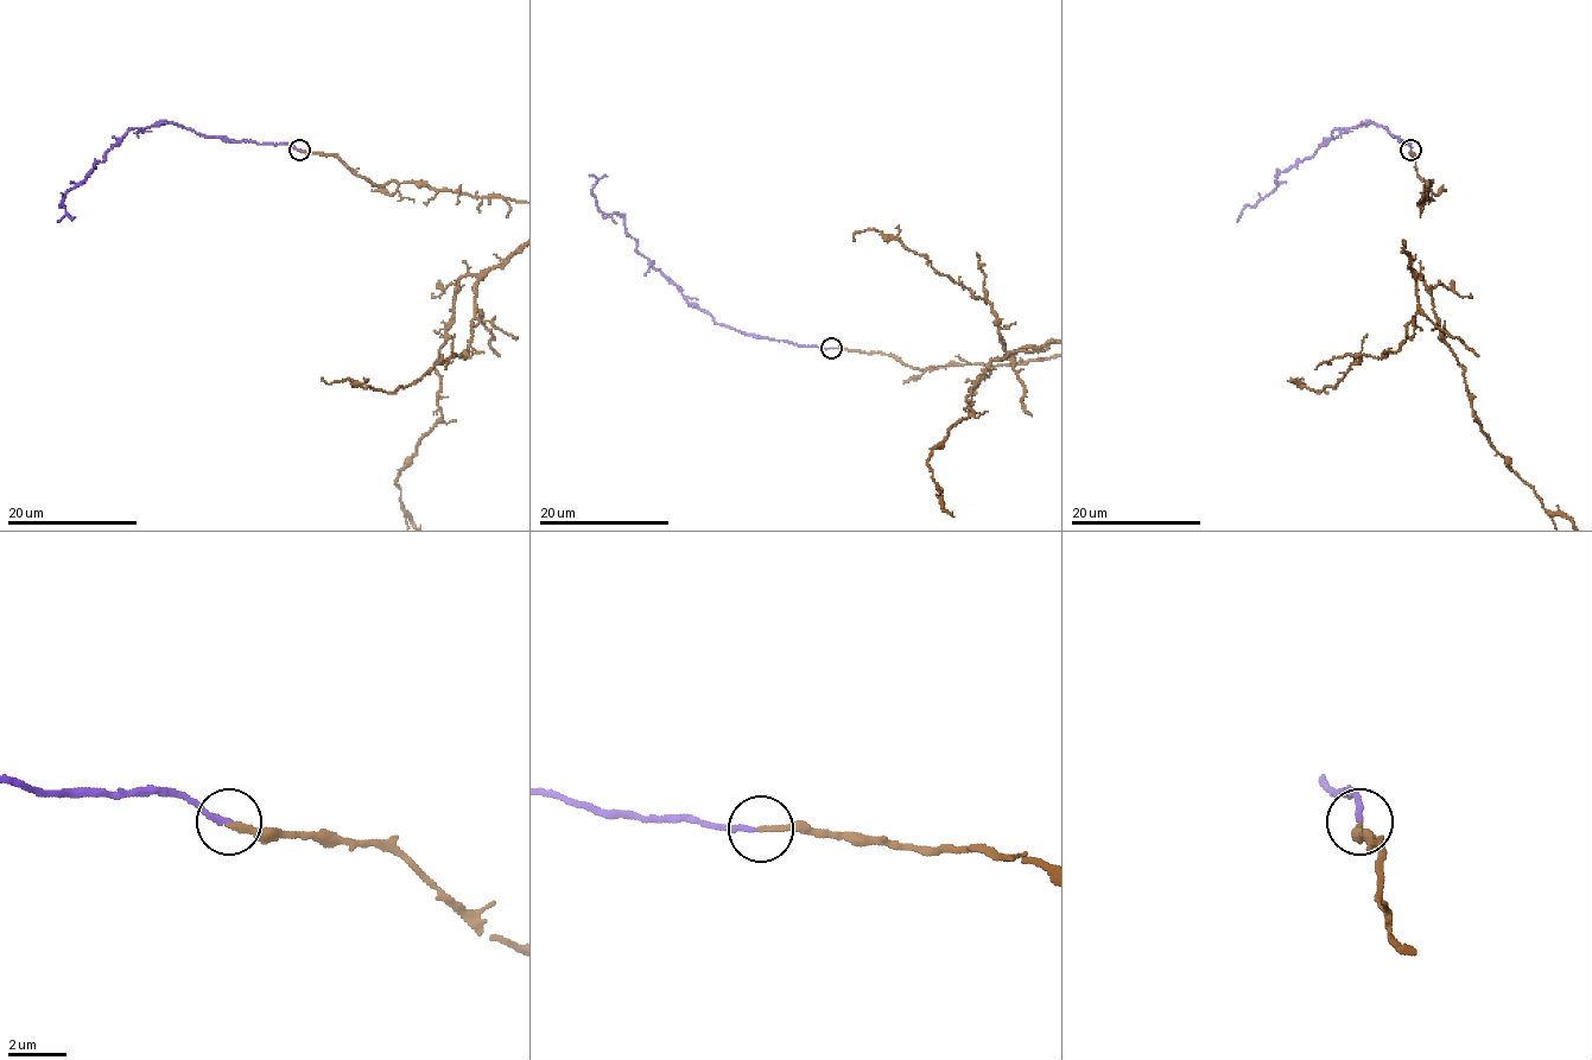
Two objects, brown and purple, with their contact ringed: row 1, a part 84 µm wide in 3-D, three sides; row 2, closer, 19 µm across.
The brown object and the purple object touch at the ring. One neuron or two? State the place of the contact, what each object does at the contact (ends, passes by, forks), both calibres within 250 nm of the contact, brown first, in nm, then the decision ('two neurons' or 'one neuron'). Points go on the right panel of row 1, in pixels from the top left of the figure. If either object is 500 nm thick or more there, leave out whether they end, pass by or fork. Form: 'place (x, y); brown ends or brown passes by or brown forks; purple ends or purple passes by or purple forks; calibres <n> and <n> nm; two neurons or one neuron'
place (1410, 150); brown ends; purple ends; calibres 200 and 180 nm; one neuron

